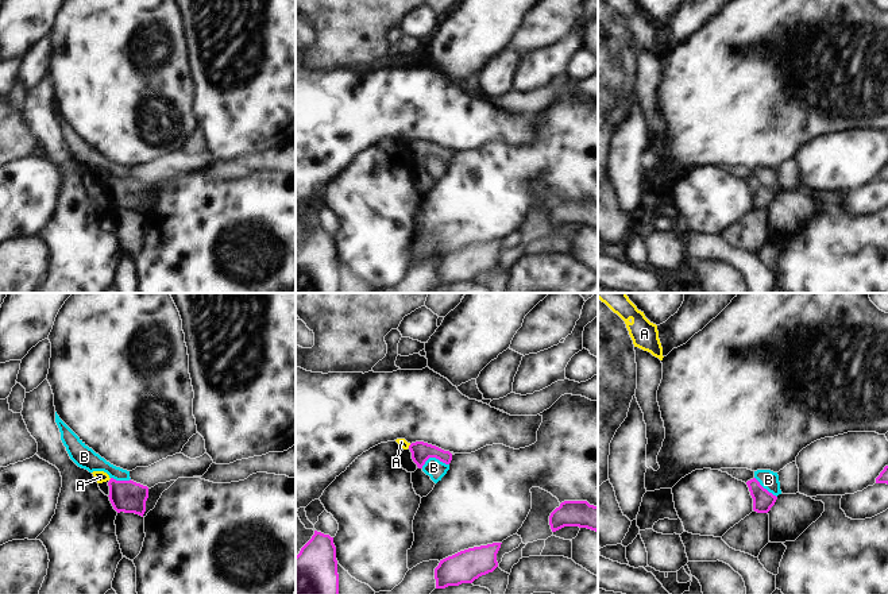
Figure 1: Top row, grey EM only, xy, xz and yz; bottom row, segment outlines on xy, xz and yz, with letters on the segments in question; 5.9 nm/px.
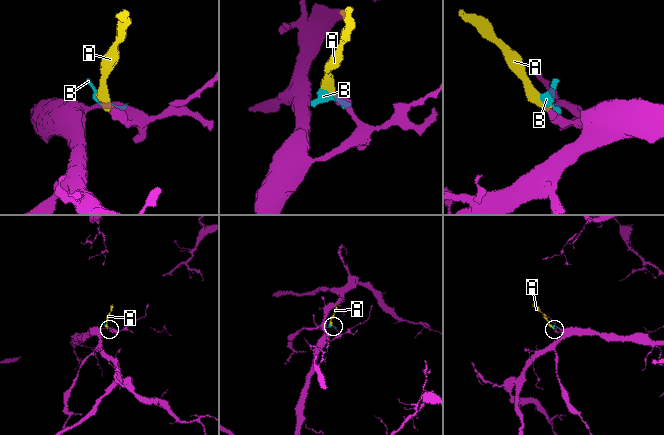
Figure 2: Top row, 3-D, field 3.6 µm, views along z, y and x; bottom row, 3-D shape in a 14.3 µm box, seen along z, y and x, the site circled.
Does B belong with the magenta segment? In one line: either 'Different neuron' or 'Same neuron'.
Different neuron

